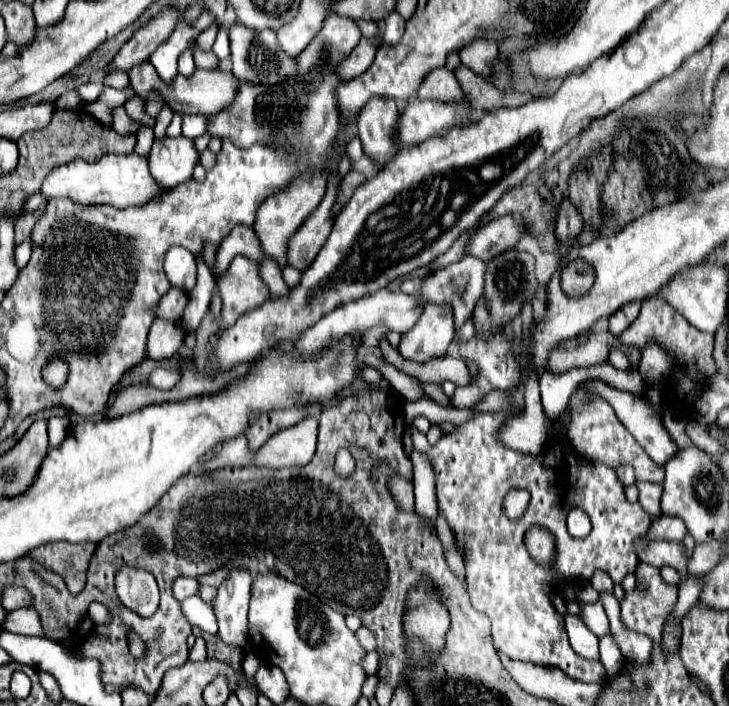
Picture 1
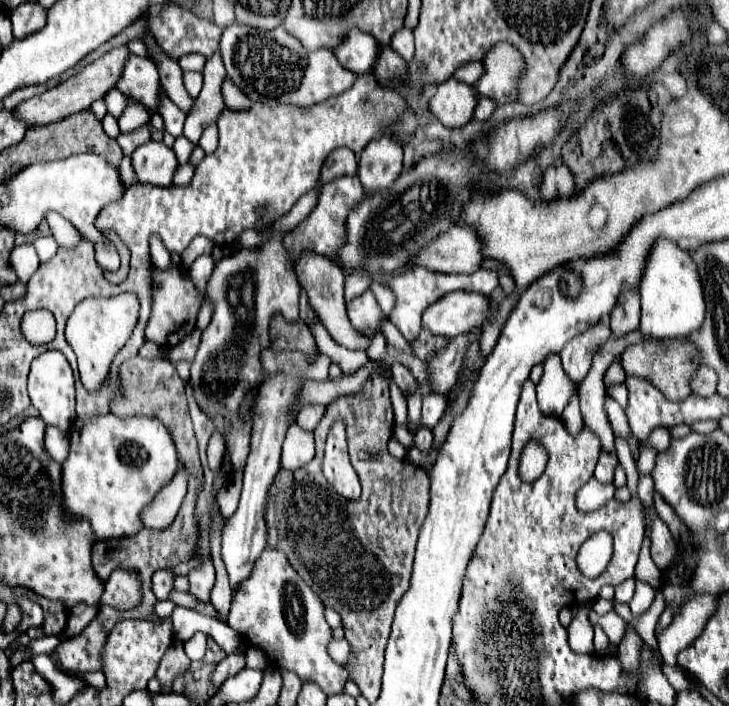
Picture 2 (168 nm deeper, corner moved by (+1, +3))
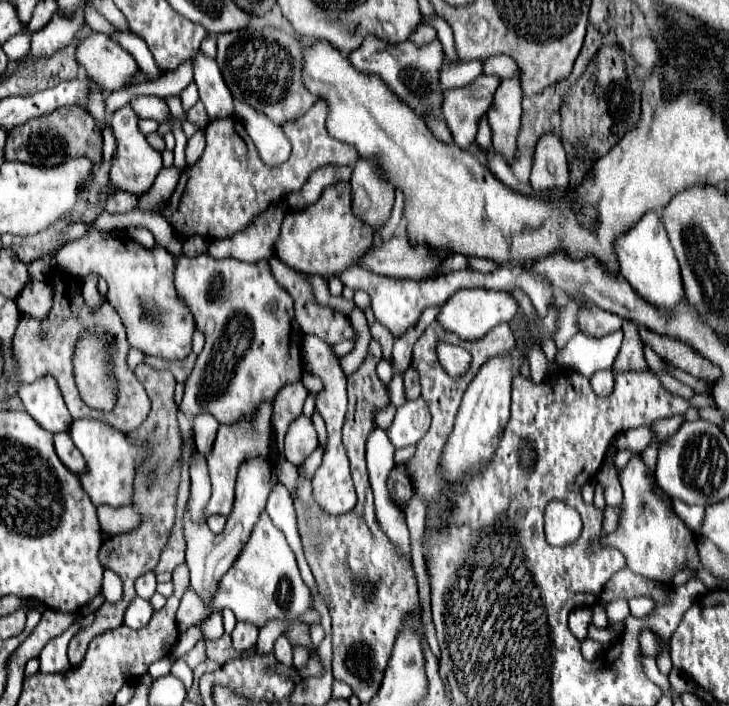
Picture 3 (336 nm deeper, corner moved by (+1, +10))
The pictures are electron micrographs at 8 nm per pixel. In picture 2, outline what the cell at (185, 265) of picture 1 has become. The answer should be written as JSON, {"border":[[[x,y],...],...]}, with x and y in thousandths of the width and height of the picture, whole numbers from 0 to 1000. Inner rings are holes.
{"border":[[[209,339],[209,370],[214,381],[230,381],[239,375],[230,353],[222,347],[219,339]]]}

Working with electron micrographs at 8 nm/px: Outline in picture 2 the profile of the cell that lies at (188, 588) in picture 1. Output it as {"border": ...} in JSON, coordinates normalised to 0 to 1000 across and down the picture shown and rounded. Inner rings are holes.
{"border":[[[222,806],[222,809],[214,809],[211,817],[209,817],[209,831],[211,831],[211,843],[225,851],[230,848],[230,843],[236,840],[239,834],[239,812],[233,806]]]}

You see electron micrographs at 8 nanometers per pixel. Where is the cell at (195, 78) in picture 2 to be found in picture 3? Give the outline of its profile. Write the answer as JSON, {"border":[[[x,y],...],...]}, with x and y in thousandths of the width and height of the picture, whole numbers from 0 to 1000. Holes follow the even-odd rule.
{"border":[[[263,116],[263,119],[247,133],[247,139],[250,139],[250,150],[252,150],[252,156],[258,159],[258,156],[272,144],[272,125],[269,125],[269,119]]]}

